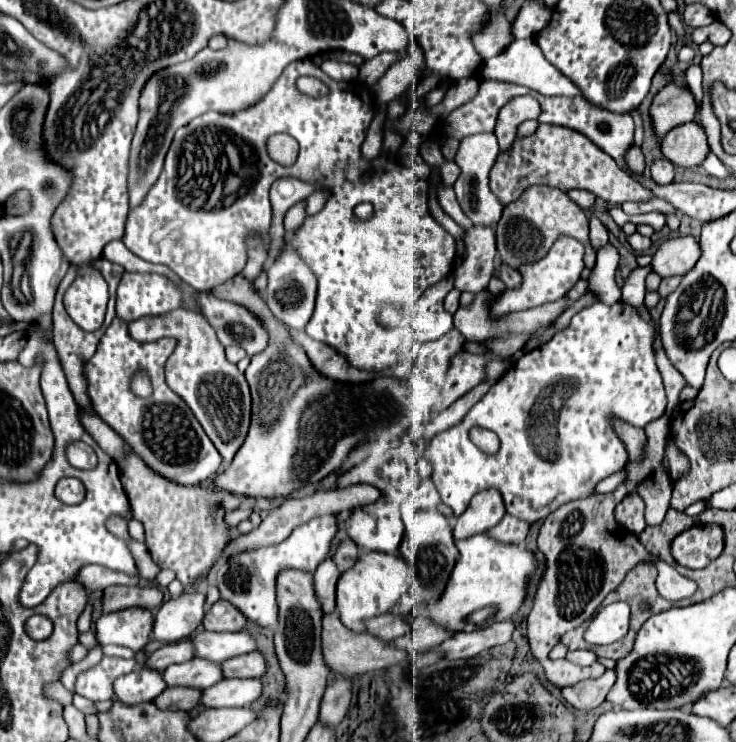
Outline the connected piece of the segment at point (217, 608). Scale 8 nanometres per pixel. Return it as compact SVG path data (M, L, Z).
M227 600L215 602L203 618L205 630L211 632L239 632L247 624L247 618Z

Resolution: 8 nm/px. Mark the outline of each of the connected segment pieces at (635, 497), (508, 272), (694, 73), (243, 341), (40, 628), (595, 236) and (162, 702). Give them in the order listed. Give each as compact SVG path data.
M629 494L629 496L625 496L625 498L617 504L617 508L615 508L615 518L617 518L617 522L619 522L621 526L625 526L629 532L635 534L635 532L639 532L635 520L643 522L643 520L645 520L645 518L643 518L643 512L645 512L645 502L643 502L643 498L641 498L639 494Z
M497 264L497 268L495 268L495 276L497 276L499 280L503 280L503 284L505 284L507 288L517 288L517 286L521 284L521 276L519 276L519 272L515 272L511 266L507 268L505 264Z
M691 64L691 66L687 68L687 72L685 72L685 80L687 80L687 84L689 84L689 90L691 90L691 92L693 93L696 103L698 105L698 111L694 121L702 125L699 119L699 113L703 99L703 82L701 82L701 66L695 66L695 64Z
M201 292L199 304L223 346L239 344L247 356L255 356L267 348L269 332L265 324L245 306L219 300L211 292Z
M31 616L25 624L25 630L31 638L43 640L43 638L51 636L51 620L47 616Z
M591 218L591 236L589 236L589 242L591 242L591 246L593 246L593 250L597 252L599 248L603 248L603 246L607 246L609 244L609 232L607 232L607 228L599 222L599 218Z
M165 688L153 702L161 710L183 710L191 712L193 708L199 706L201 690L195 688Z

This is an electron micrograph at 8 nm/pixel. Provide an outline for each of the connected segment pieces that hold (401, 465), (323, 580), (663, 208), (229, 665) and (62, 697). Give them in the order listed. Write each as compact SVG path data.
M391 460L379 468L379 474L385 478L391 478L391 480L403 478L405 472L407 472L407 466L405 466L405 462L399 462L399 460Z
M323 560L315 574L313 574L313 588L315 588L315 596L319 600L319 606L323 610L323 614L333 614L335 612L335 584L339 580L341 572L335 568L333 560Z
M655 197L648 201L648 209L653 209L653 211L660 212L663 214L677 212L677 210L670 203L663 199Z
M249 652L221 662L223 678L259 678L265 668L265 658L259 652Z
M59 682L45 684L45 688L43 688L43 694L45 694L47 698L51 698L51 700L57 700L57 702L61 702L63 706L71 704L71 692L67 692L67 690L63 688L63 684L59 684Z

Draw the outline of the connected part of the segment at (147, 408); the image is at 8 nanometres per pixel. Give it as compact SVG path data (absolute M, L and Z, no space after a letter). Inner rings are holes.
M115 318L105 330L97 352L83 366L83 374L95 414L99 414L159 476L183 486L193 486L217 474L221 456L187 404L165 382L163 368L175 346L175 338L161 338L151 344L135 342L127 334L125 322ZM137 372L145 372L153 384L153 394L149 398L131 394L131 378Z

